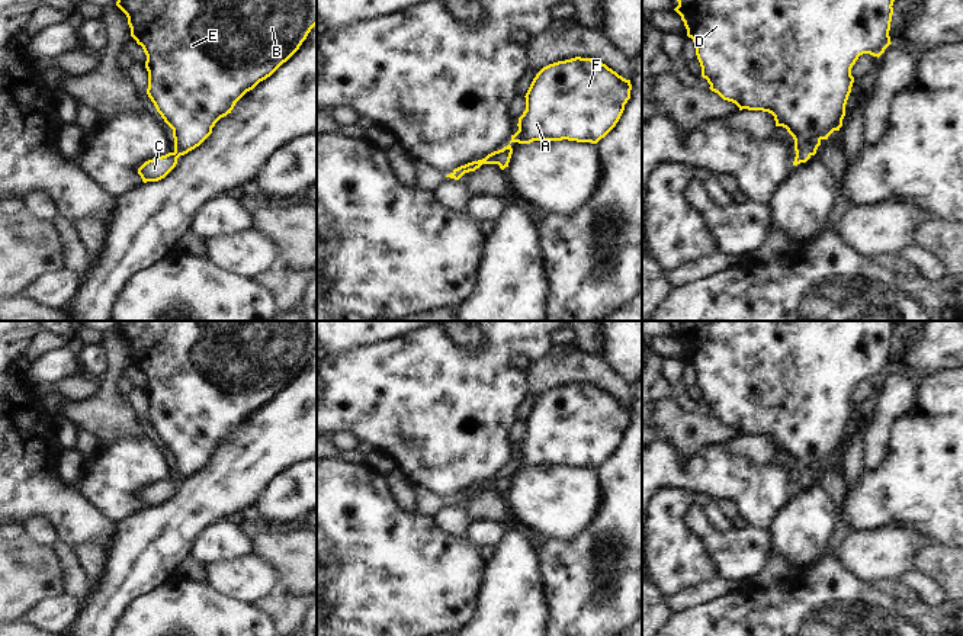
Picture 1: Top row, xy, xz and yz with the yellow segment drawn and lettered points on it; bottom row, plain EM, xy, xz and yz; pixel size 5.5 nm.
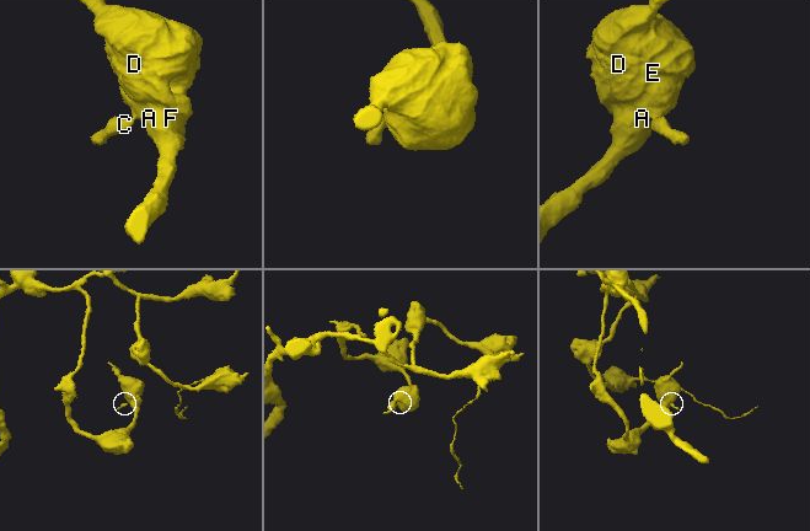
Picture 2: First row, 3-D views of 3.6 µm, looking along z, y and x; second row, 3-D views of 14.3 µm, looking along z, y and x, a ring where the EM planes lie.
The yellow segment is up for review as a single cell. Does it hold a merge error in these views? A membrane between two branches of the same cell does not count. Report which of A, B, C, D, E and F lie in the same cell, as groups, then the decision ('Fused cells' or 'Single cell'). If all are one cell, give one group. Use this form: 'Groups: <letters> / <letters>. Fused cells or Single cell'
Groups: A B C D E F. Single cell

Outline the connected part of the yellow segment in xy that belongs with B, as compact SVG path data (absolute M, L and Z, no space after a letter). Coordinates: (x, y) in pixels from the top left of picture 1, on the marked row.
M118 0L116 6L126 15L131 36L142 46L147 55L147 94L164 122L173 129L174 138L173 152L148 160L138 168L138 174L144 183L164 179L176 167L177 158L199 147L212 134L215 123L231 113L235 103L247 91L253 90L260 81L270 77L283 62L286 62L299 49L311 29L317 25L317 0Z

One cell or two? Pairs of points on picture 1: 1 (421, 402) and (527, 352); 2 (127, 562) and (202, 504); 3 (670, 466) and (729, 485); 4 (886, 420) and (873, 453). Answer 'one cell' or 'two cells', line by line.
1: one cell
2: one cell
3: one cell
4: one cell

